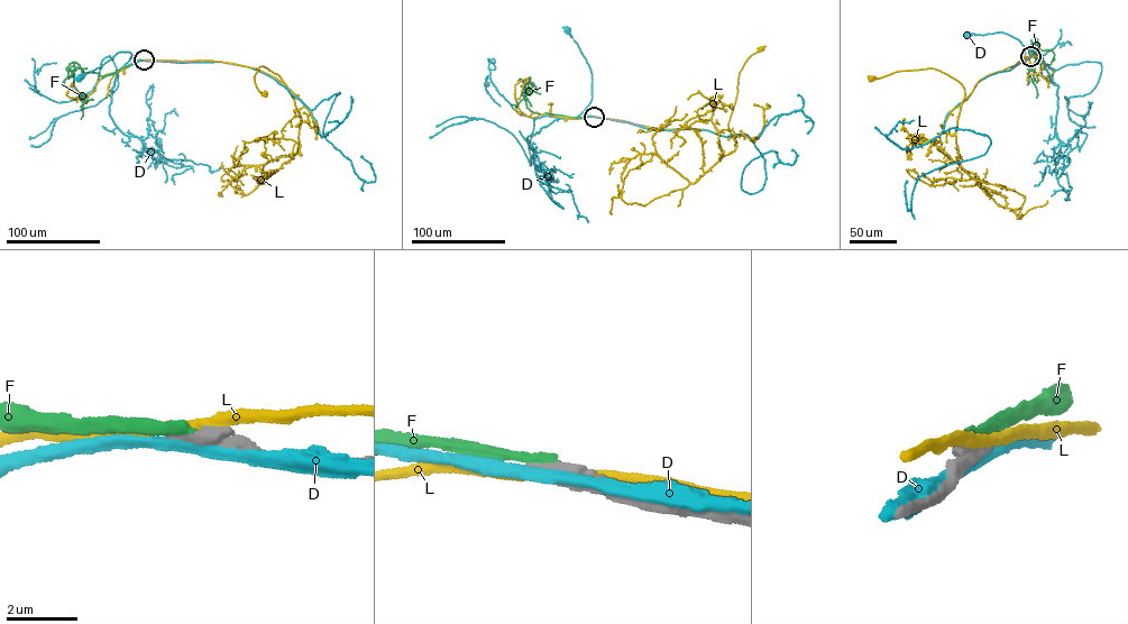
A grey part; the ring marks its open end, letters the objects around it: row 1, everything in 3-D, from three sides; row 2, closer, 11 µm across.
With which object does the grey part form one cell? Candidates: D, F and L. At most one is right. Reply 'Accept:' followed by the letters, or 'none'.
Accept: none

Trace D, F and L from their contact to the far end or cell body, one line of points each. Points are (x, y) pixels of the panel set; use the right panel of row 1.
D: (1030, 57), (1045, 63), (1039, 54), (1006, 33), (966, 35)
F: (1030, 56), (1048, 65), (1054, 55), (1051, 49), (1041, 51), (1034, 70), (1028, 74), (1036, 89), (1036, 98)
L: (1030, 56), (978, 81), (961, 104), (965, 92), (961, 84), (934, 69), (901, 71), (871, 79)

